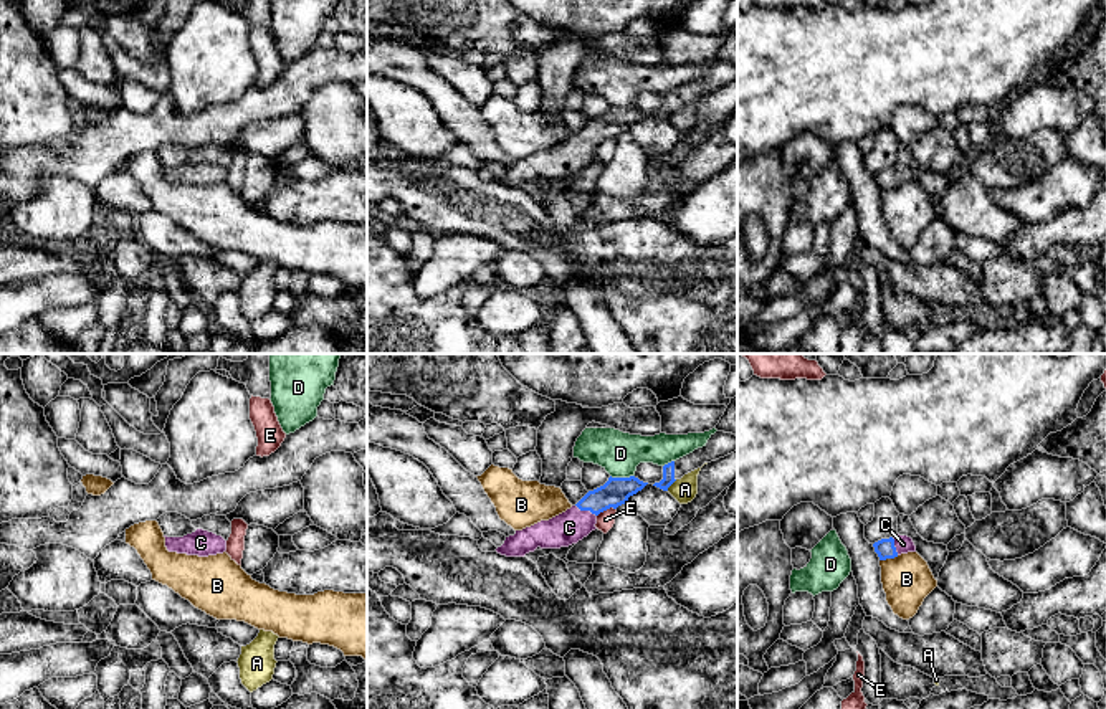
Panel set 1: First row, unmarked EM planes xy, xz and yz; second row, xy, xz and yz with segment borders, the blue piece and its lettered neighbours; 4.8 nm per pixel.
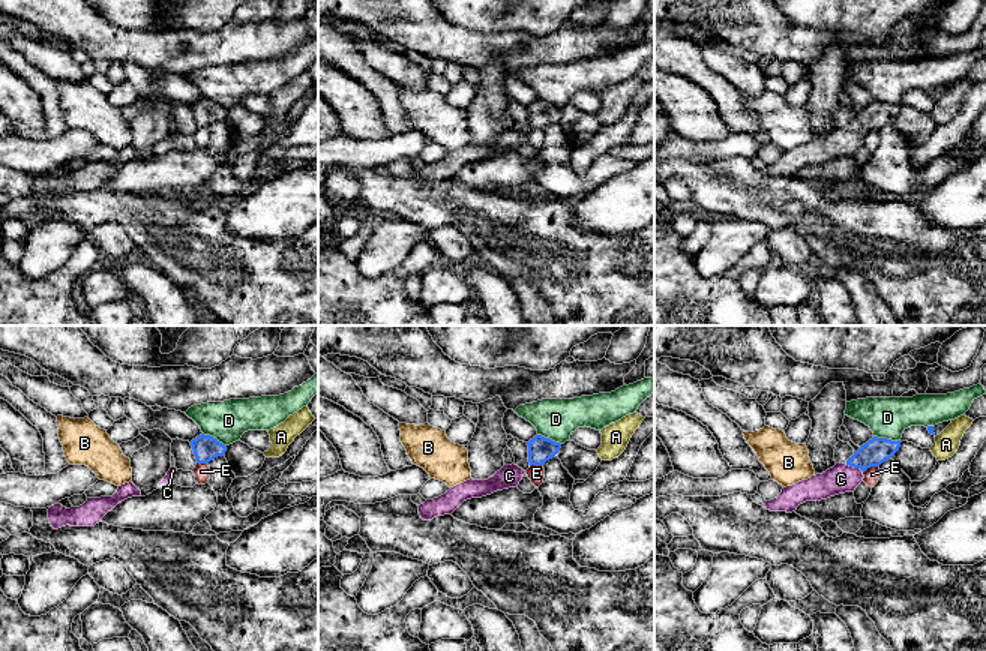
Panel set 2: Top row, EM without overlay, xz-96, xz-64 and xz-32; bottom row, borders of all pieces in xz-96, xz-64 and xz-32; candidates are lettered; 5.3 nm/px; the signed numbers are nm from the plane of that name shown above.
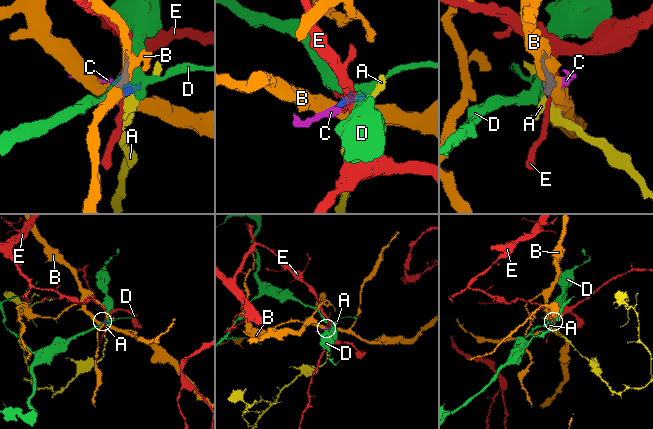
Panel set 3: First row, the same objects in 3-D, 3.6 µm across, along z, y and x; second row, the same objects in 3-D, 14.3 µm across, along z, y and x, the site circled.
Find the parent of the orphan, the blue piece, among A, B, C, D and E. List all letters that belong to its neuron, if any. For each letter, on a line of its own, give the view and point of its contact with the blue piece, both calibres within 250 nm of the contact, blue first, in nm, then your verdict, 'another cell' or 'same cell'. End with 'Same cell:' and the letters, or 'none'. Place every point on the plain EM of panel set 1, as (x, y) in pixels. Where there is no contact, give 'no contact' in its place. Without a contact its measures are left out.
A: contact xz (672, 113); calibres 60 and 120 nm; another cell
B: contact yz (888, 187); calibres 90 and 240 nm; another cell
C: contact xz (586, 139); calibres 140 and 160 nm; same cell
D: contact xz (622, 108); calibres 140 and 200 nm; another cell
E: contact xz (605, 139); calibres 140 and 90 nm; another cell
Same cell: C

